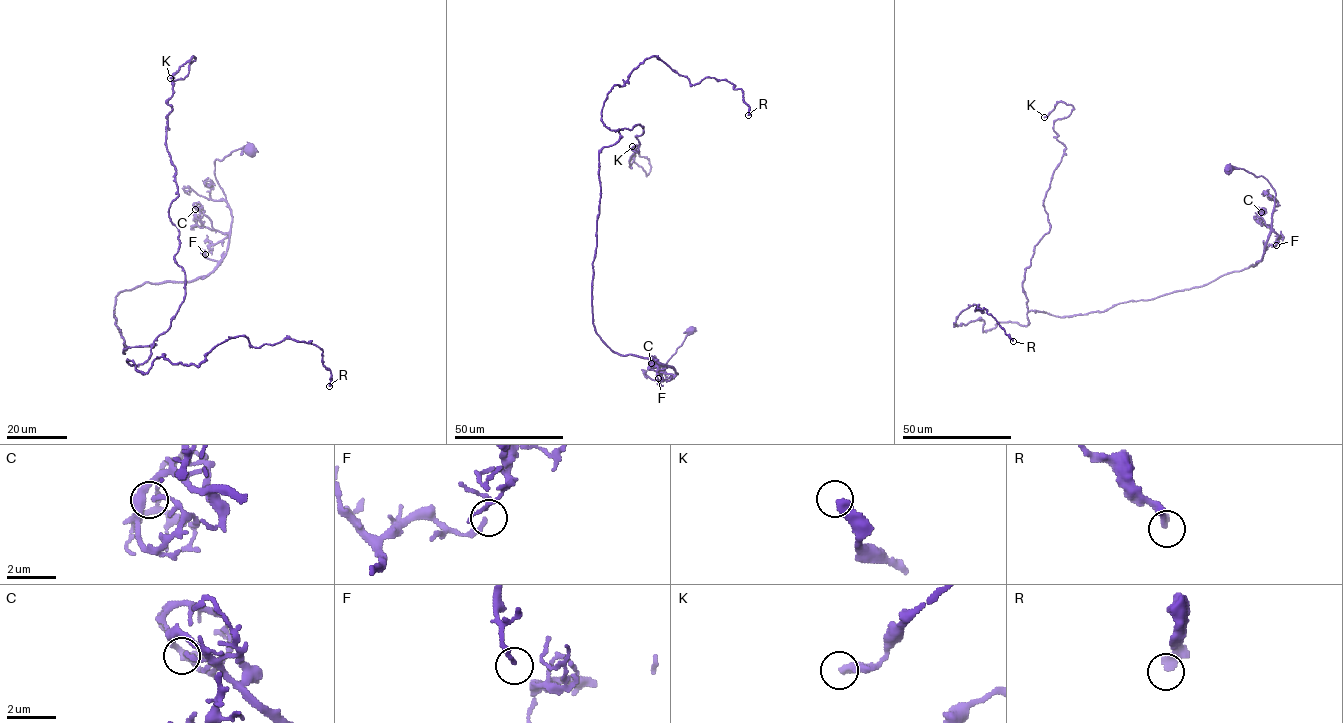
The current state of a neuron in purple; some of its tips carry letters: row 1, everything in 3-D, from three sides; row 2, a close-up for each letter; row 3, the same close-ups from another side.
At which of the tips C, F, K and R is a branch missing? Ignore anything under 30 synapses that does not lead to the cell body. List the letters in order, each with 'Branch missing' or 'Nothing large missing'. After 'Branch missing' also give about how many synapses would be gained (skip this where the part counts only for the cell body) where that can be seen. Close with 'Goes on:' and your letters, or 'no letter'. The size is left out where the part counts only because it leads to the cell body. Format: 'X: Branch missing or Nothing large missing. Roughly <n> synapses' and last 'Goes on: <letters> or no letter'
C: Nothing large missing
F: Nothing large missing
K: Nothing large missing
R: Nothing large missing
Goes on: no letter

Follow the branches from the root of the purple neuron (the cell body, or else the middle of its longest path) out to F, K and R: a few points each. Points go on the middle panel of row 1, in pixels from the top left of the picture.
F: (690, 330), (665, 365), (667, 377), (677, 374), (667, 367), (658, 370), (658, 378)
K: (690, 330), (667, 377), (593, 323), (599, 152), (640, 125), (629, 165), (647, 175), (632, 146)
R: (690, 330), (669, 377), (596, 331), (599, 152), (620, 138), (601, 110), (656, 56), (741, 88), (748, 115)

